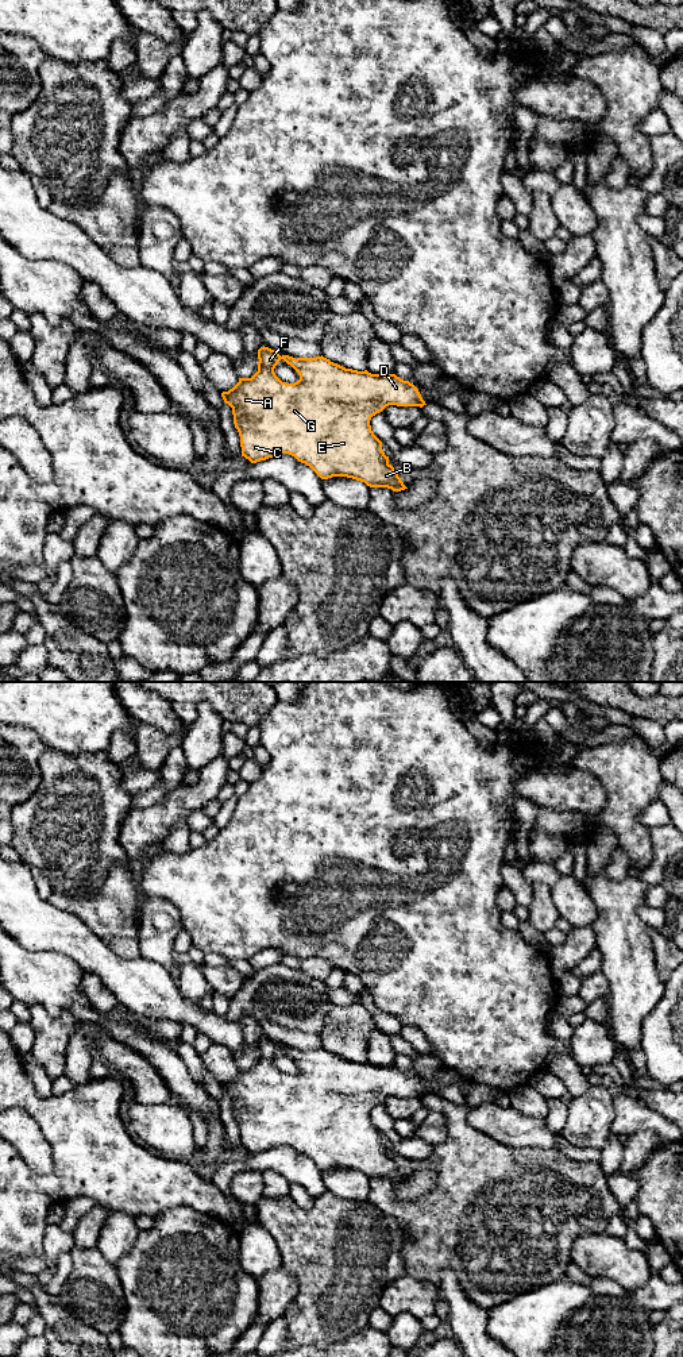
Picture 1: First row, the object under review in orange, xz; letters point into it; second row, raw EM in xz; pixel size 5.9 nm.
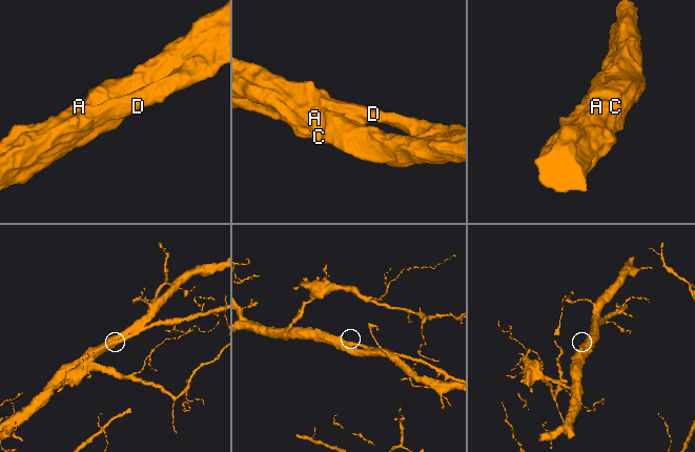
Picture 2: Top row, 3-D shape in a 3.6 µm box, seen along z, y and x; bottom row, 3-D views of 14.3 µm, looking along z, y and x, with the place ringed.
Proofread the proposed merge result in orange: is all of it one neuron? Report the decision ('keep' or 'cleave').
keep

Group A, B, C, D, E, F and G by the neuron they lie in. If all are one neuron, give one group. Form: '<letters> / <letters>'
A B C D E F G

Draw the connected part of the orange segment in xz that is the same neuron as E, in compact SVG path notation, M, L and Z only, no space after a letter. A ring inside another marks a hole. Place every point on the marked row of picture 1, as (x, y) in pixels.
M265 346L258 350L258 359L258 371L251 378L239 378L232 389L221 393L224 402L232 408L242 456L256 463L289 454L309 466L321 479L347 477L370 487L387 487L393 491L408 489L382 451L382 442L371 431L370 420L389 405L427 405L413 383L395 374L346 369L323 355L297 359L281 356ZM281 359L298 373L297 382L286 383L275 375L274 369Z

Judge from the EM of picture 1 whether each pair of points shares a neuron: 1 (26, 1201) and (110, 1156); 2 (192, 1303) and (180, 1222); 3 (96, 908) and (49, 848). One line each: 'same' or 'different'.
1: same
2: same
3: different

